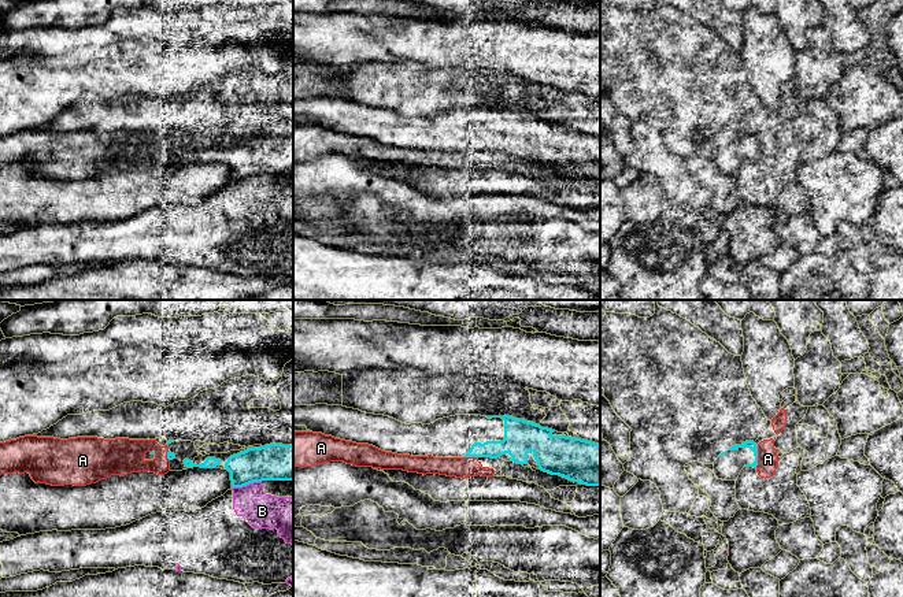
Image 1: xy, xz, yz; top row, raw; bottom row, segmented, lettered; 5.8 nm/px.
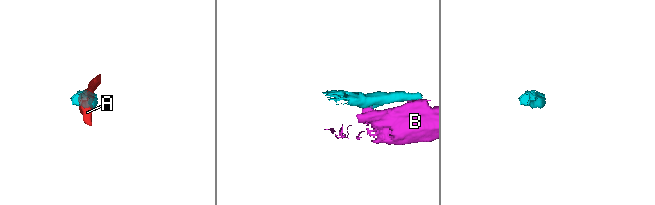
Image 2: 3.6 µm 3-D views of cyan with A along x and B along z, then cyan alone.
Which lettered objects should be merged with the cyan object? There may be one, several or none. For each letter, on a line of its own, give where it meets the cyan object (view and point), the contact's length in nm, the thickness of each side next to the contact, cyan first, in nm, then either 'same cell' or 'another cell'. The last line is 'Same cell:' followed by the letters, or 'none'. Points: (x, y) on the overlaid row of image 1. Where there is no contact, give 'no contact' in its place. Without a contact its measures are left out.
A: yz (757, 456) | 140 nm | 50/130 nm | another cell
B: xy (245, 485) | 170 nm | 220/200 nm | another cell
Same cell: none

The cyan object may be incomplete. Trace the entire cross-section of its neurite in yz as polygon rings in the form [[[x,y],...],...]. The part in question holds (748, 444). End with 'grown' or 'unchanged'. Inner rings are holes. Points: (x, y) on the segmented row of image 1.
[[[745,441],[722,452],[714,461],[714,474],[722,481],[737,481],[744,467],[758,466],[758,445],[754,441]]] | grown

